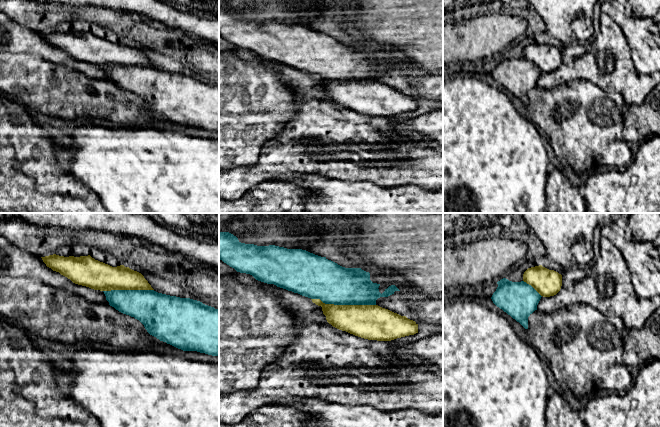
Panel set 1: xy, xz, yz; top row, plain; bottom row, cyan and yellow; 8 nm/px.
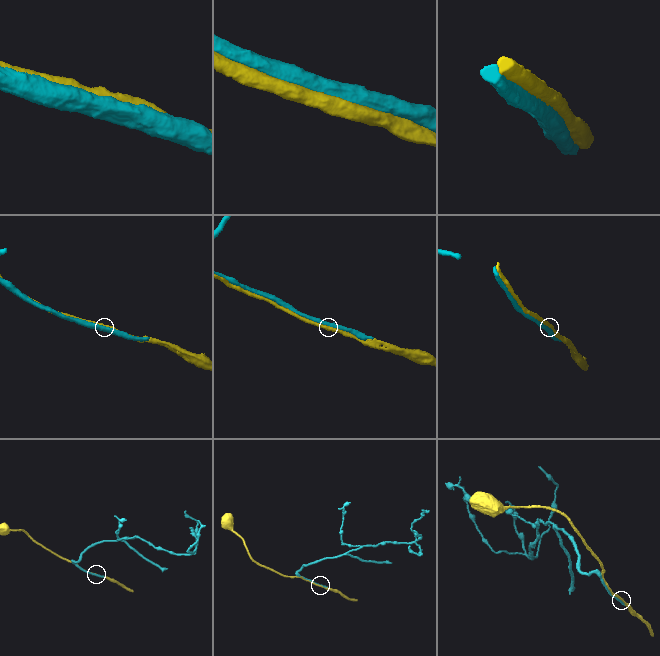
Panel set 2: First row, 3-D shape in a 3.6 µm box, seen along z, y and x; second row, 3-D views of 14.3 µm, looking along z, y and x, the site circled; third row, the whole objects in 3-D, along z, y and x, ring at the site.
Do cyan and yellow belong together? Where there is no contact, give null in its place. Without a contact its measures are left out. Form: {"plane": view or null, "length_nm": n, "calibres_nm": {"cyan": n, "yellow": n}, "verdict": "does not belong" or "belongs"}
{"plane": "xz", "length_nm": 500, "calibres_nm": {"cyan": 320, "yellow": 280}, "verdict": "belongs"}

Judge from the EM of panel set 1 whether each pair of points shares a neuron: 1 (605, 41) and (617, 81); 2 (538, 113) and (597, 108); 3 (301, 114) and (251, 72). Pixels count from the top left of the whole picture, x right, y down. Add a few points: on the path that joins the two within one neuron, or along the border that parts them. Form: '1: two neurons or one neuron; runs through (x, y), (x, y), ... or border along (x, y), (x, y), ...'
1: one neuron; runs through (615, 49), (620, 54), (620, 71)
2: one neuron; runs through (553, 112), (582, 112)
3: two neurons; border along (292, 86), (300, 99), (294, 115), (283, 129)

